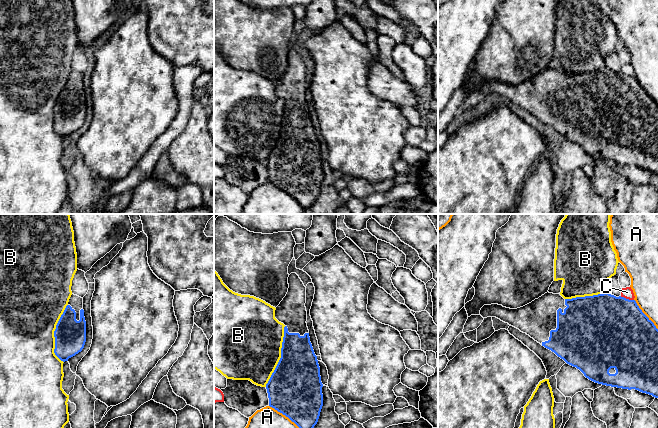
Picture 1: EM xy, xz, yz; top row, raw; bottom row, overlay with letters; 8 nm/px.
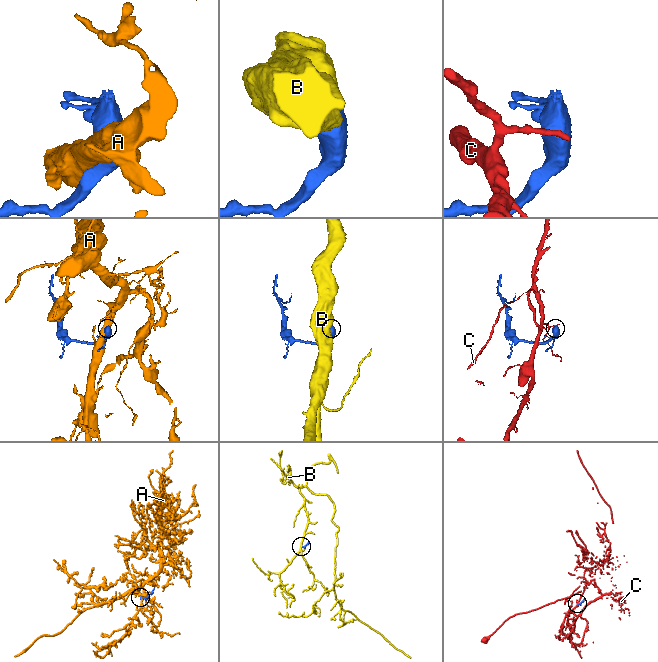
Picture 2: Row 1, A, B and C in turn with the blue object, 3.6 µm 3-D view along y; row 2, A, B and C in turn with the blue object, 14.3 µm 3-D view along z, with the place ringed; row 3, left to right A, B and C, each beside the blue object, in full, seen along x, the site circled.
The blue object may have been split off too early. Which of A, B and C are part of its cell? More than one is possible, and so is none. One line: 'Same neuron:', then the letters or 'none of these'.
Same neuron: none of these

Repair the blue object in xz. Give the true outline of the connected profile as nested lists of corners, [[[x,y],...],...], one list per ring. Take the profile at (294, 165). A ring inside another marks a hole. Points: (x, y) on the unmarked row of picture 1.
[[[296,49],[289,51],[288,60],[288,68],[275,86],[275,94],[285,101],[281,134],[266,165],[269,182],[288,193],[303,208],[310,209],[318,198],[323,182],[323,160],[306,99],[306,63]]]

